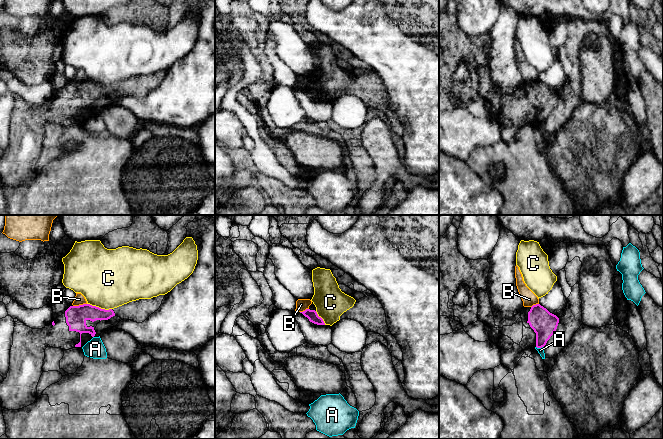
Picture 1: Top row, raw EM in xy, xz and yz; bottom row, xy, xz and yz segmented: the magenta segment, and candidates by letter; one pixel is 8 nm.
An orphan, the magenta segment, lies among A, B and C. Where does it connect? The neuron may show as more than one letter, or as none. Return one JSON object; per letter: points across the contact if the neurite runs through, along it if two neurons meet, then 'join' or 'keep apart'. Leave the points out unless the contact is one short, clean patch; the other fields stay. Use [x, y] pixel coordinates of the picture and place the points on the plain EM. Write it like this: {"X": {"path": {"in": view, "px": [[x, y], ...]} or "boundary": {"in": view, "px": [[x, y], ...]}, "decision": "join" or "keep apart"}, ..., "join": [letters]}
{"A": {"boundary": {"in": "yz", "px": [[536, 122], [543, 123]]}, "decision": "keep apart"}, "B": {"boundary": {"in": "xy", "px": [[86, 79], [73, 82]]}, "decision": "keep apart"}, "C": {"boundary": {"in": "xy", "px": [[87, 79], [111, 85]]}, "decision": "keep apart"}, "join": []}

